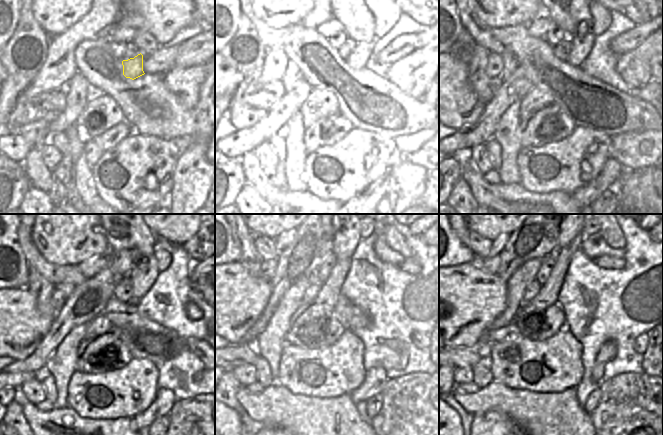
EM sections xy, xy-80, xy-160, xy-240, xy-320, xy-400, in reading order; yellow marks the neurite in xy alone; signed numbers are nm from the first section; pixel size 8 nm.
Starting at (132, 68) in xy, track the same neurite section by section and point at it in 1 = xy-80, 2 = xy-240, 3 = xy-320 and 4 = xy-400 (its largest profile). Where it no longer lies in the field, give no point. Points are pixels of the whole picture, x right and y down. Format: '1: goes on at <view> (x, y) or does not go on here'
1: goes on at xy-80 (360, 57)
2: goes on at xy-240 (125, 260)
3: goes on at xy-320 (346, 239)
4: goes on at xy-400 (566, 234)

